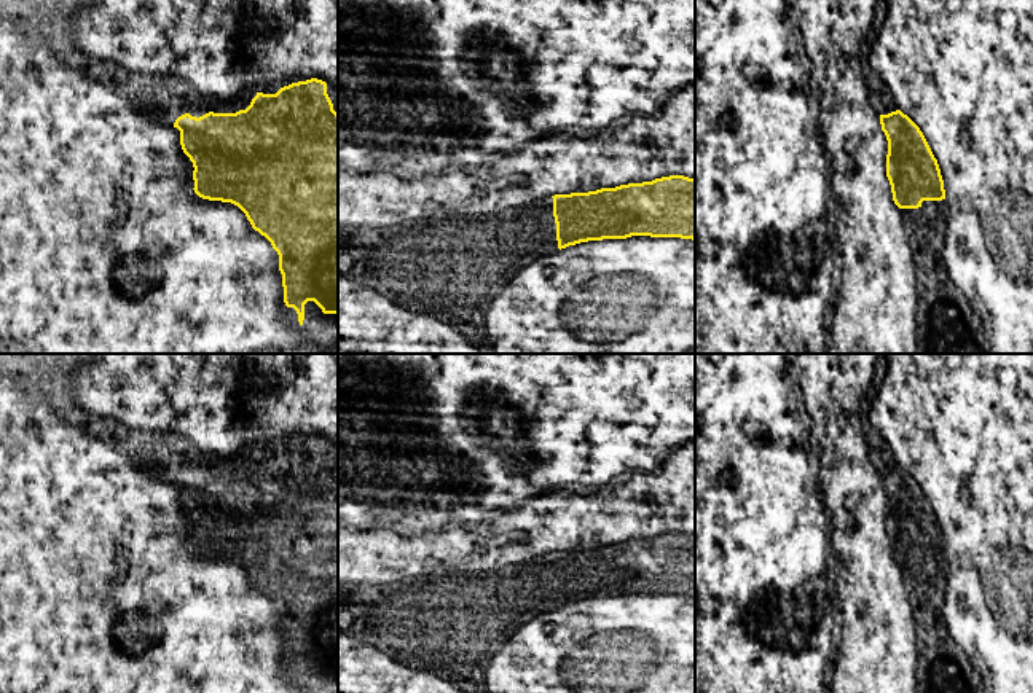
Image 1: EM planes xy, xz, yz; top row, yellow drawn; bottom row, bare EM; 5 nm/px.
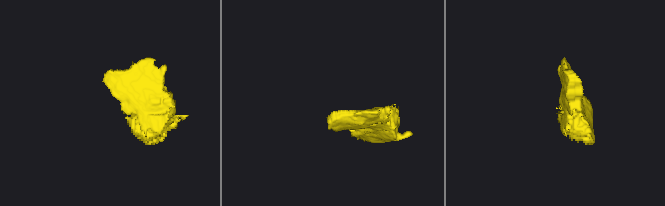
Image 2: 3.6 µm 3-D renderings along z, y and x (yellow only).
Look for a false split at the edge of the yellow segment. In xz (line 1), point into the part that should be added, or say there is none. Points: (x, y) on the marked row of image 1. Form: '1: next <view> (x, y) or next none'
1: next xz (450, 268)

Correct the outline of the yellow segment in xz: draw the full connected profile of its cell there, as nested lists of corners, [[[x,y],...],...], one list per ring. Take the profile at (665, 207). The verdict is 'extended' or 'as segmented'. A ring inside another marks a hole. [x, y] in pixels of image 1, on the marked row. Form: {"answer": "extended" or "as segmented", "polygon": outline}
{"answer": "extended", "polygon": [[[670,175],[588,193],[555,194],[496,215],[434,217],[378,229],[338,226],[338,271],[413,312],[427,314],[480,341],[485,338],[486,306],[531,261],[580,242],[631,236],[695,241],[695,178]]]}

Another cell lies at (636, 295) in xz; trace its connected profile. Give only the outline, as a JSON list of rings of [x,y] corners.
[[[631,236],[580,242],[544,255],[489,301],[485,338],[494,354],[685,354],[695,349],[695,241]]]

